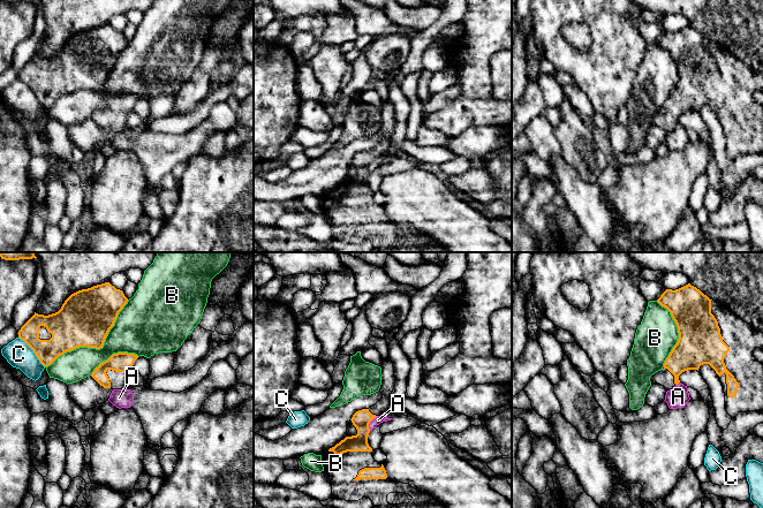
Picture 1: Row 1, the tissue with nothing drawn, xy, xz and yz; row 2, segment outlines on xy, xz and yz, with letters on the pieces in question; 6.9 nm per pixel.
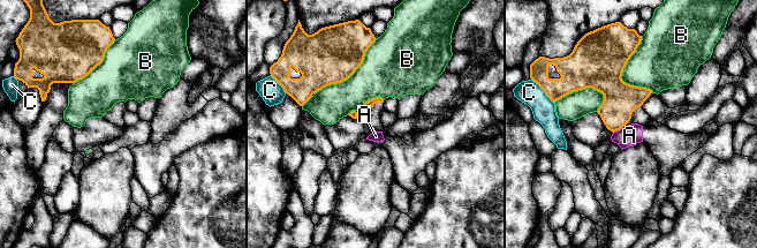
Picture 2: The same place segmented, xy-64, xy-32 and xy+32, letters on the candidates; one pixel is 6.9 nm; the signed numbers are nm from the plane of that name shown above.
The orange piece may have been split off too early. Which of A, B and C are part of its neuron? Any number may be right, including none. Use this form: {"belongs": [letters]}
{"belongs": []}

